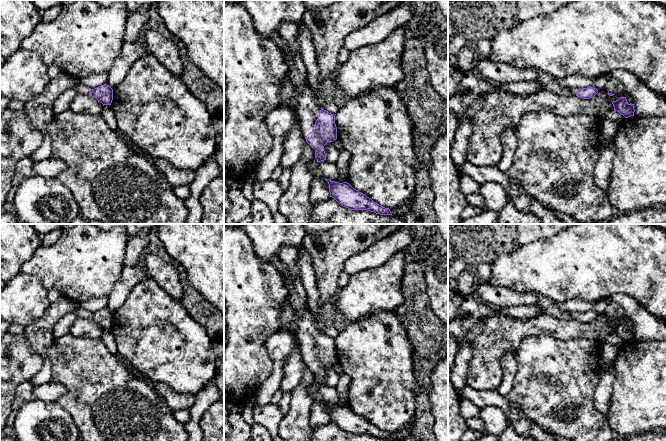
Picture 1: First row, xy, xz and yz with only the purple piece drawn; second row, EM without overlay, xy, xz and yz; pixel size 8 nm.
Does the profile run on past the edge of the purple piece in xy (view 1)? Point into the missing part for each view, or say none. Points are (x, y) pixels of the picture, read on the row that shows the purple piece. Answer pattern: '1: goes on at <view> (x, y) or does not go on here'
1: goes on at xy (81, 89)

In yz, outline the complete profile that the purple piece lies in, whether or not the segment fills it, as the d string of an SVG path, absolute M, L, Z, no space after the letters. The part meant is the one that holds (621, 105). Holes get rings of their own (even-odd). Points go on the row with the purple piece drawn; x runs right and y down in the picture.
M620 97L618 100L612 102L614 110L619 112L625 118L634 116L634 104L629 104L626 97Z

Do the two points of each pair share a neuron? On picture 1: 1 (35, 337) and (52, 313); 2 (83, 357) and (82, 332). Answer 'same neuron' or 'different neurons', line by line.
1: same neuron
2: different neurons

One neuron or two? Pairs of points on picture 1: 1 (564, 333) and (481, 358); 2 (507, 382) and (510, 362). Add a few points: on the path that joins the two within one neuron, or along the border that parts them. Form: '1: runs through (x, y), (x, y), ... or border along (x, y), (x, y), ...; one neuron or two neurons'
1: runs through (543, 328), (520, 328), (506, 333), (502, 337); one neuron
2: runs through (508, 377), (509, 367); one neuron

